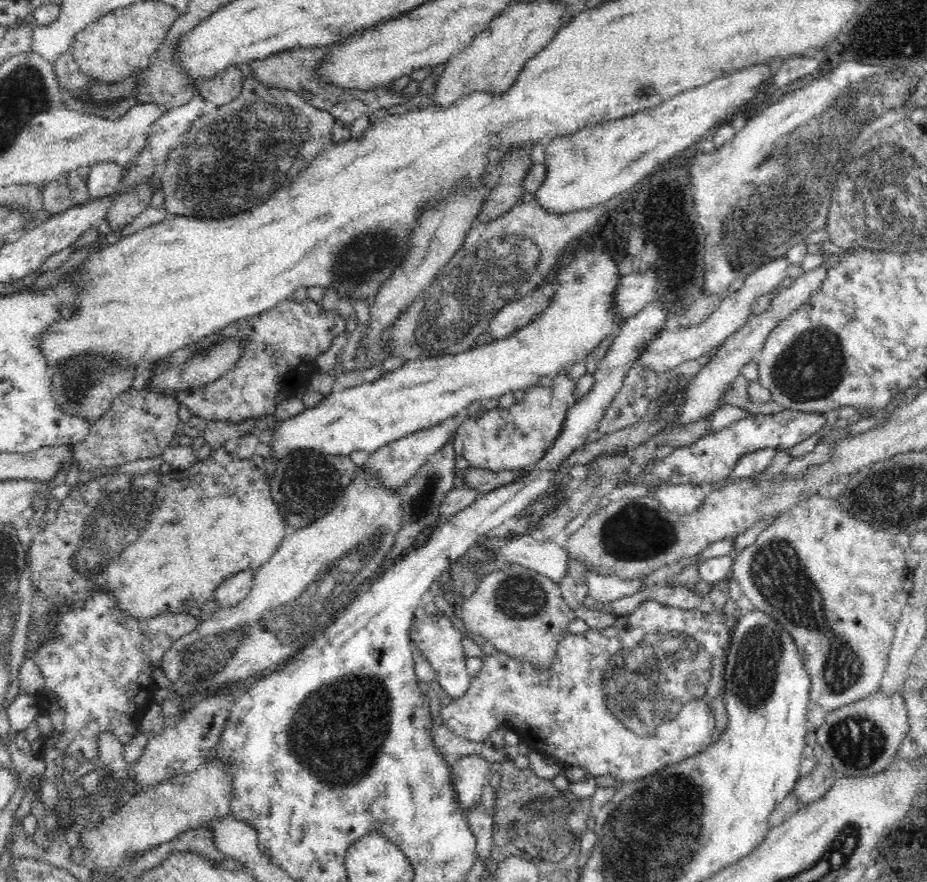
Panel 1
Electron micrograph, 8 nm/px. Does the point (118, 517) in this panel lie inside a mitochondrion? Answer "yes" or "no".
yes

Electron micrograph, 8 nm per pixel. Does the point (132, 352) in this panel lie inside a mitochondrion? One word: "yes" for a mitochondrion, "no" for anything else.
yes

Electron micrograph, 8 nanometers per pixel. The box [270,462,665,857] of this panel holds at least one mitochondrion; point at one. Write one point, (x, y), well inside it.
(339, 730)

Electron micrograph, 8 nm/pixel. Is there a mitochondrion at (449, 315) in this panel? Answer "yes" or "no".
yes

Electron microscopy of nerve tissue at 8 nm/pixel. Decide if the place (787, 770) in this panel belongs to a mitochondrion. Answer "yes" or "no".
no

